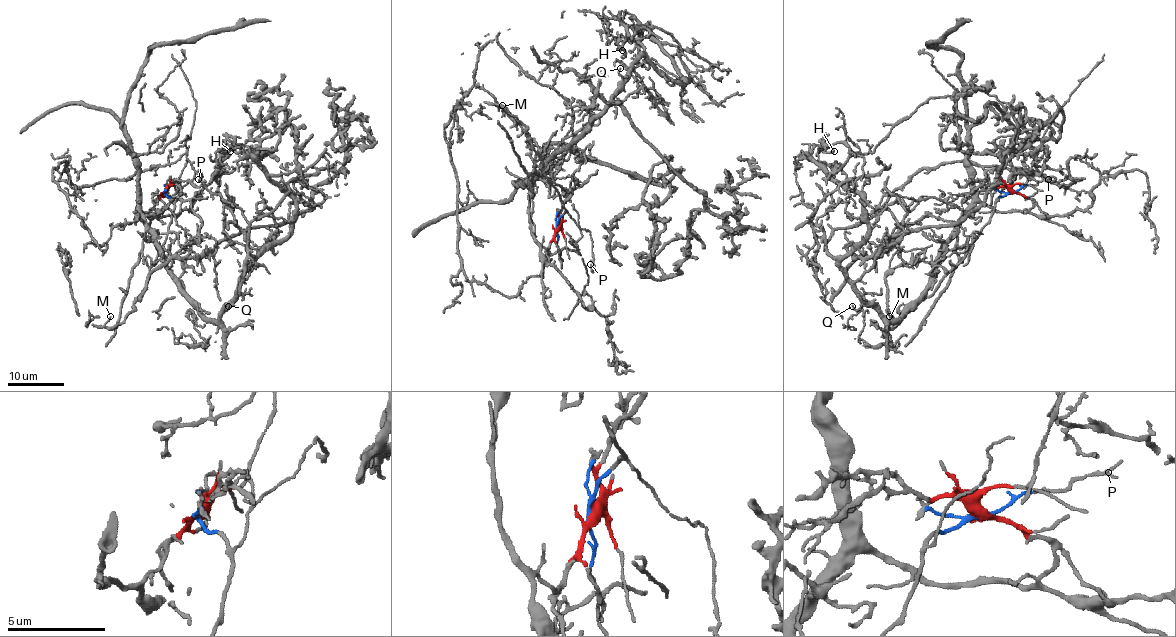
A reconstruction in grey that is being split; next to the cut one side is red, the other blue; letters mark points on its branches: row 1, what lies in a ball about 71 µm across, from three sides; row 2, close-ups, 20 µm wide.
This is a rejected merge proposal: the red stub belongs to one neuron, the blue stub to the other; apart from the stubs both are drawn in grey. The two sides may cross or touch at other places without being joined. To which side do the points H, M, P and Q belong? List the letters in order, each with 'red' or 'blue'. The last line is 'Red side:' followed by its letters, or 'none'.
H: red
M: blue
P: blue
Q: red
Red side: H, Q

